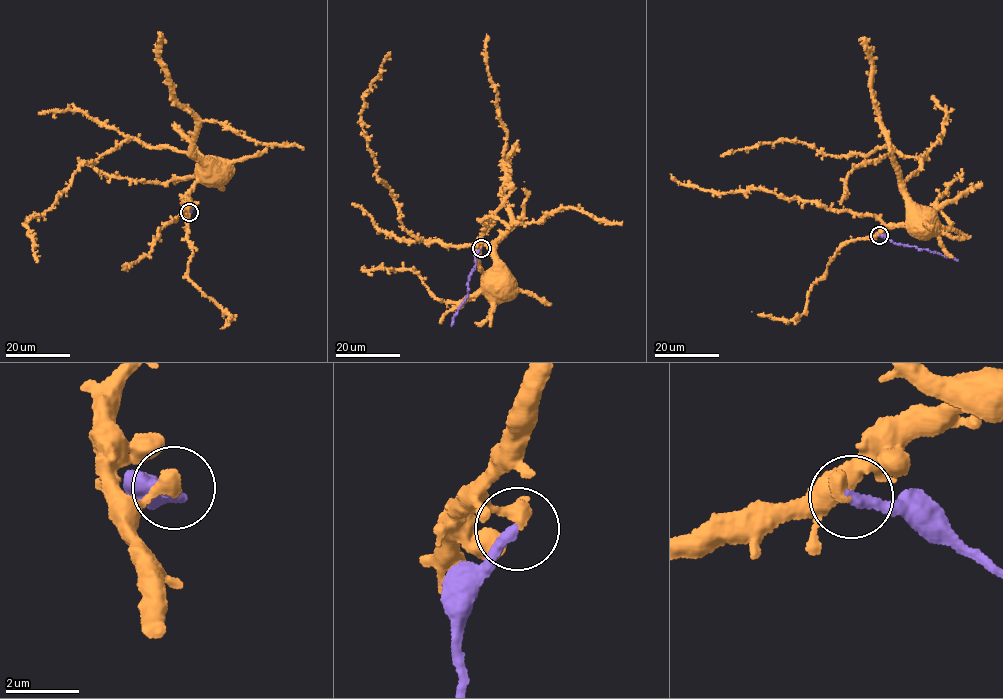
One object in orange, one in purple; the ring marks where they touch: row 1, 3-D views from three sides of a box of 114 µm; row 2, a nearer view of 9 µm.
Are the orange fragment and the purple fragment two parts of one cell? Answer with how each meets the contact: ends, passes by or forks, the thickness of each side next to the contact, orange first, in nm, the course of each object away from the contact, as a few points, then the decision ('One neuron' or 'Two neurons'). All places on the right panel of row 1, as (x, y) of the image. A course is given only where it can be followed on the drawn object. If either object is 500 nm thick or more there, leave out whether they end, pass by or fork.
At the ring orange ends. At the ring purple ends. Thickness 420 nm (orange) against 300 nm. Course of orange: (878, 234), (890, 226), (902, 227), (913, 220), (911, 214), (914, 211), (921, 217), (919, 220). Course of purple: (878, 234), (957, 260). Two neurons

